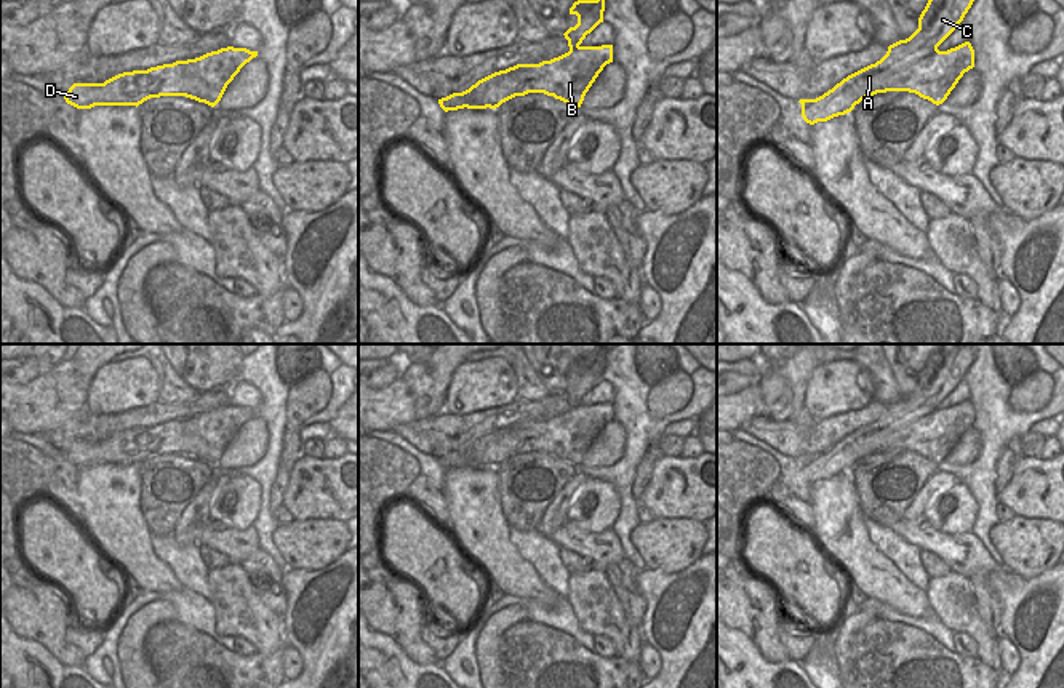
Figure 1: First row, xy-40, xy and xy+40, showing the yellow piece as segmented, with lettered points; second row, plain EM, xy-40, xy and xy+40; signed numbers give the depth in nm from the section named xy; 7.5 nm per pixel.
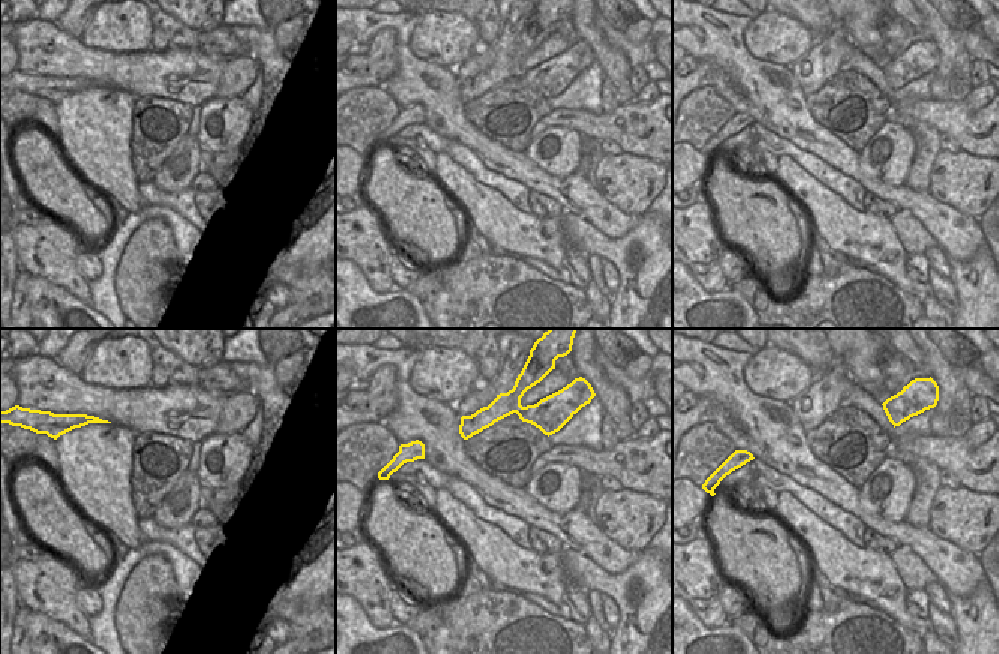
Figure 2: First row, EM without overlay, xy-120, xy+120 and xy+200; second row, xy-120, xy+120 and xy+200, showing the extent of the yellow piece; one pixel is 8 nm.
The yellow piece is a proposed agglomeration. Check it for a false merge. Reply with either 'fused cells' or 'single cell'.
fused cells

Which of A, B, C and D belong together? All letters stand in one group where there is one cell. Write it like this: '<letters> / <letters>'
A B D / C

